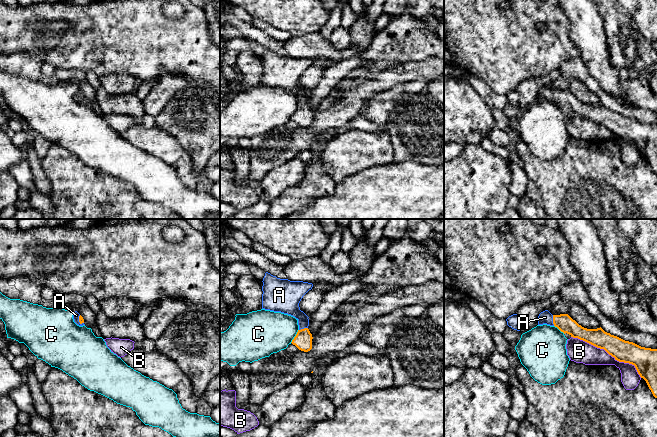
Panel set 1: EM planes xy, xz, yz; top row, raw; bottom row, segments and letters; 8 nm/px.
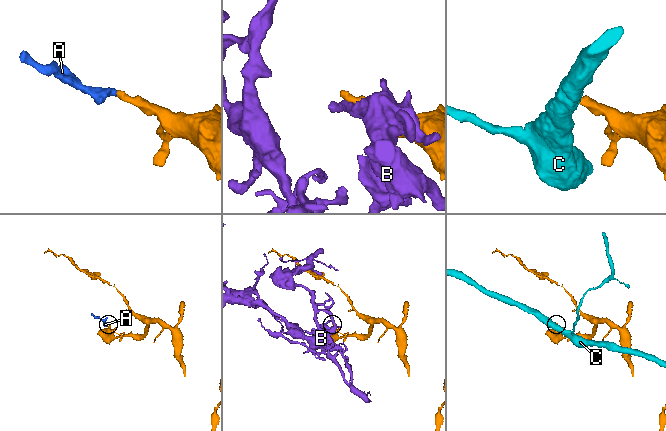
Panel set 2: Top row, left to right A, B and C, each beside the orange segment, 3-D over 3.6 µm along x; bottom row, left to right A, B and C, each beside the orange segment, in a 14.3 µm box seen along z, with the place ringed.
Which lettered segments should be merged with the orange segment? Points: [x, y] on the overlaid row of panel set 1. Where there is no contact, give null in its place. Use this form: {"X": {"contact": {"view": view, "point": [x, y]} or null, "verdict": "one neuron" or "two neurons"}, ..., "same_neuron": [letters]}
{"A": {"contact": {"view": "yz", "point": [553, 320]}, "verdict": "one neuron"}, "B": {"contact": {"view": "yz", "point": [608, 353]}, "verdict": "two neurons"}, "C": {"contact": {"view": "xz", "point": [295, 336]}, "verdict": "two neurons"}, "same_neuron": ["A"]}

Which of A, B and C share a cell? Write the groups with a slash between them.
A / B / C

